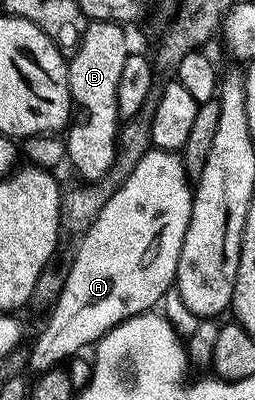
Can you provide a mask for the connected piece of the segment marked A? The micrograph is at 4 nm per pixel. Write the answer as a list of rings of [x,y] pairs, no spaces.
[[[151,149],[79,243],[68,285],[54,304],[50,324],[43,329],[34,352],[28,355],[29,374],[44,376],[55,370],[61,359],[81,356],[85,347],[93,348],[122,323],[153,312],[169,291],[171,294],[178,282],[180,253],[184,249],[184,237],[188,237],[193,208],[194,189],[181,156],[177,152]]]

